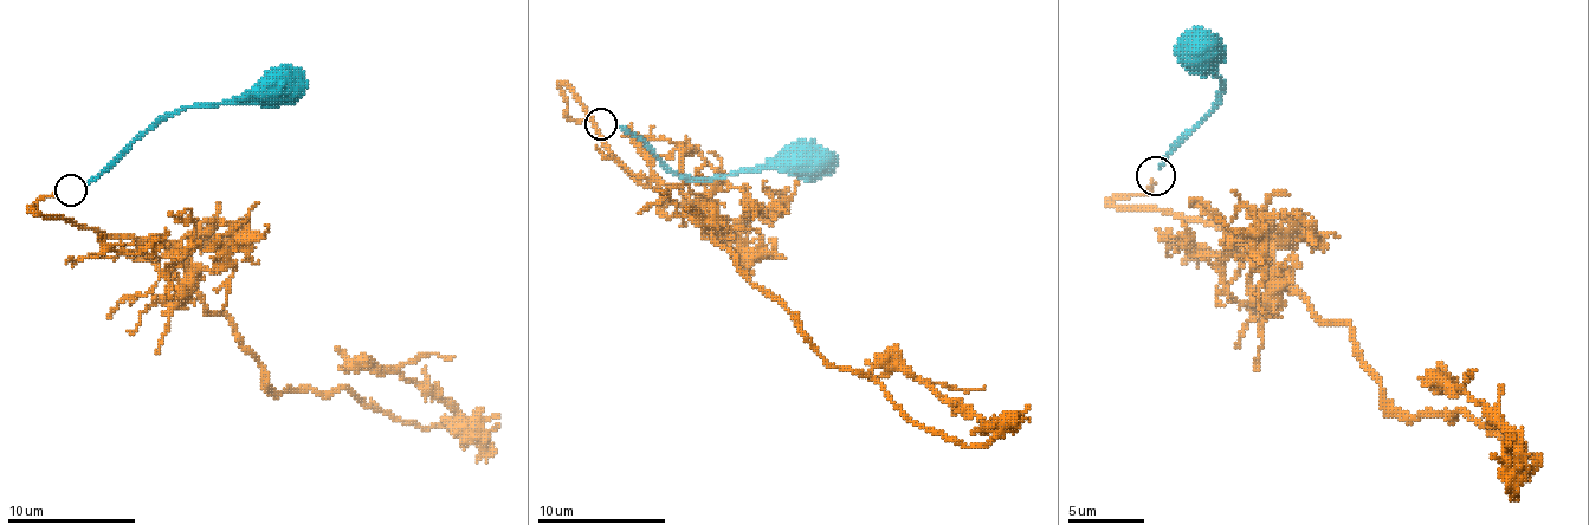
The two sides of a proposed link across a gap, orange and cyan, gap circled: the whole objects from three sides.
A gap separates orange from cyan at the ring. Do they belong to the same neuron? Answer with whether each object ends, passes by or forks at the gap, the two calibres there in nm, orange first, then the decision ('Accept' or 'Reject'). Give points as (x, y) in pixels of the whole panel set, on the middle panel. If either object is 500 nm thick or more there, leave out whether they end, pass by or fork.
At the ring orange ends. At the ring cyan ends. Thickness 150 nm (orange) against 140 nm. Accept

